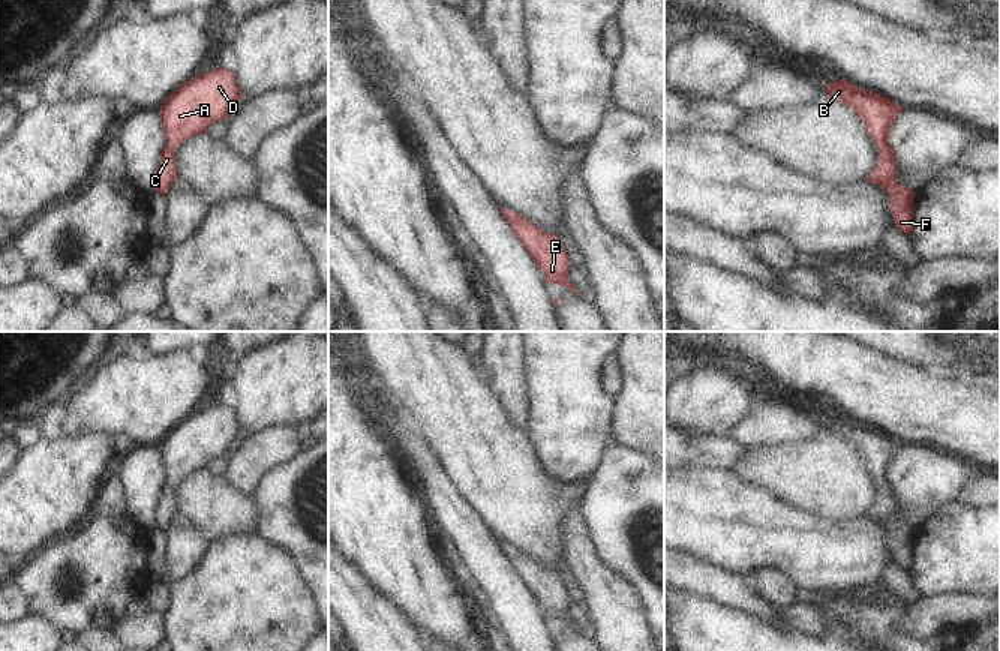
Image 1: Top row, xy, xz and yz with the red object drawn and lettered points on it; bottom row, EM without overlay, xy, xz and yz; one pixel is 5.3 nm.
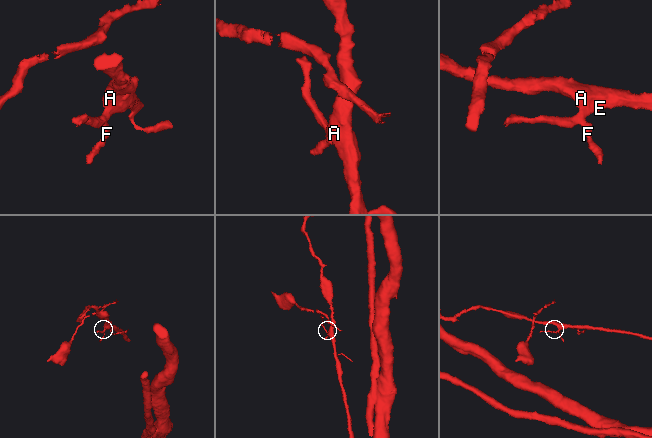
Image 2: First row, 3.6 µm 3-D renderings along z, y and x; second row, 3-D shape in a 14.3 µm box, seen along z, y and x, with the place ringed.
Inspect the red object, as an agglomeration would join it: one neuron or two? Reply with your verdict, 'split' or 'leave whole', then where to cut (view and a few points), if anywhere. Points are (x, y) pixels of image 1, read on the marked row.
leave whole; no cut

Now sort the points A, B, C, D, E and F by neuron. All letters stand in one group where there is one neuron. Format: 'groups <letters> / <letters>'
groups A B C D E F

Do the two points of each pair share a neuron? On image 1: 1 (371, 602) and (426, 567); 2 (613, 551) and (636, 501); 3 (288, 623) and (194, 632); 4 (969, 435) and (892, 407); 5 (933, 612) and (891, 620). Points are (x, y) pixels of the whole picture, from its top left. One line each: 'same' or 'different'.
1: different
2: same
3: same
4: same
5: different

